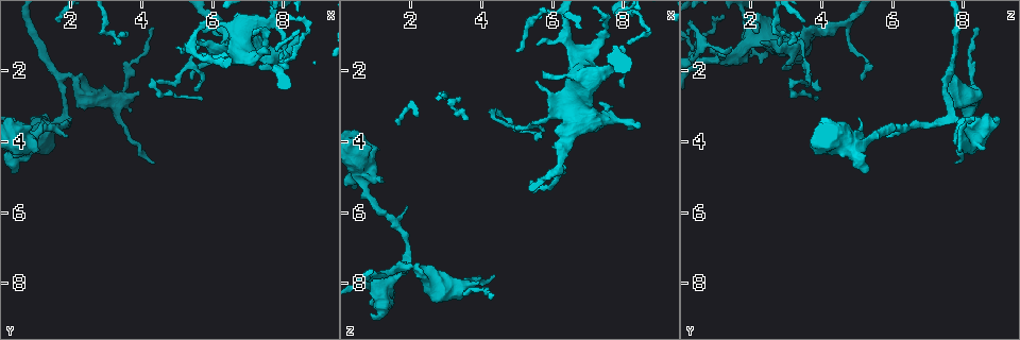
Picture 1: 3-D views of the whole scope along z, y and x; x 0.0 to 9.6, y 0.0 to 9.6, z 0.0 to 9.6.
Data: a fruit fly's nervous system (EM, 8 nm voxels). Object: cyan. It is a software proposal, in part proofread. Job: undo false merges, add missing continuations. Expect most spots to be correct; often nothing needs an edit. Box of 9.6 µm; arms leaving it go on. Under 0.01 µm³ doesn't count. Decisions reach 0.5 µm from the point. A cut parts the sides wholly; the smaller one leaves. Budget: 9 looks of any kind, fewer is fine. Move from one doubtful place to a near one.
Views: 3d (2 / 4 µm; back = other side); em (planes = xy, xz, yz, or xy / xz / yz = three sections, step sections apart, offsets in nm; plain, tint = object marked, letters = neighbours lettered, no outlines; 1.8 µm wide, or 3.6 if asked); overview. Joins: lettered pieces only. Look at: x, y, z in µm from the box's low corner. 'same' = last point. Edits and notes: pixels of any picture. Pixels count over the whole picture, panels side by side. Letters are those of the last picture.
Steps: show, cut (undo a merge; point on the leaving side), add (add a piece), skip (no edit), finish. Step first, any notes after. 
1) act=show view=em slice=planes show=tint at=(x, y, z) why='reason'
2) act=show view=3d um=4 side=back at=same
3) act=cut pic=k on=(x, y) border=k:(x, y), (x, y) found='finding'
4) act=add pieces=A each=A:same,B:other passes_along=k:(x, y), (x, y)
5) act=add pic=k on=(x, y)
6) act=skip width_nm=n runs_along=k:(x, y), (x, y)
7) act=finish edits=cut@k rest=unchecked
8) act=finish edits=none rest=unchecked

act=show view=em um=3.6 slice=planes show=letters at=(7.20, 0.65, 2.10) why='four-way junction'

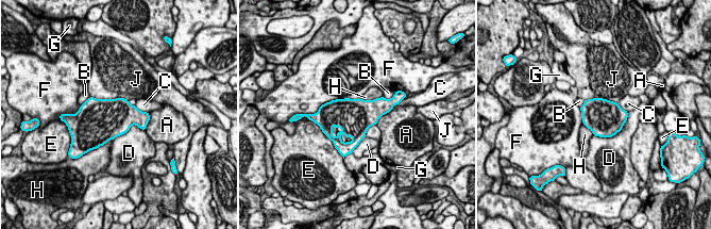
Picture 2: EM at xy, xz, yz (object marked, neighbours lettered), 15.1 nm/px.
act=skip width_nm=550 each=A:other,B:other,C:other,D:other,E:other,F:other,G:other,H:other,J:other border=2:(382, 96), (375, 99), (360, 98) found='all the same neuron'

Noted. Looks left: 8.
act=show view=3d um=2 at=(8.45, 1.05, 3.55) why='branch stops here'

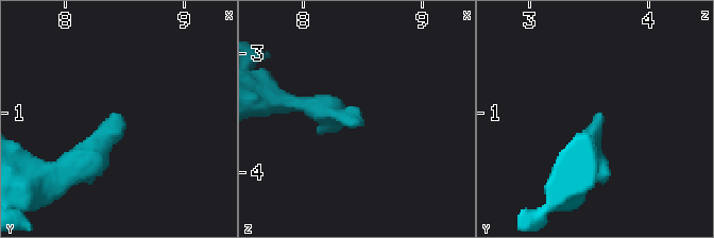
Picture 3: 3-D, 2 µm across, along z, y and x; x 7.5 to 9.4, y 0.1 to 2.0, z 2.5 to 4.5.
act=show view=em slice=xz step=4 show=letters at=(8.46, 1.02, 3.58) why='shape alone is not enough'

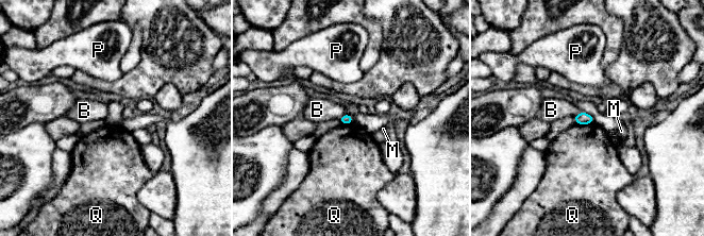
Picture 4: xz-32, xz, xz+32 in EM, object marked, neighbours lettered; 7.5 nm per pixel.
act=show view=em slice=planes show=letters at=same why='cut it another way'

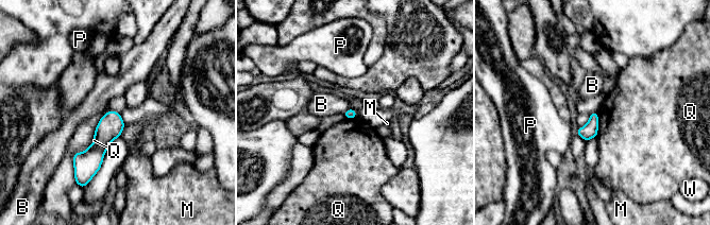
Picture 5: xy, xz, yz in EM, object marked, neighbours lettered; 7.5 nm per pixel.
act=skip each=B:other,M:other,P:other,Q:other,W:other border=5:(596, 111), (597, 136) found='none of them fits'

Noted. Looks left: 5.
act=show view=3d um=4 at=(6.40, 0.80, 3.90) why='calibre changes'

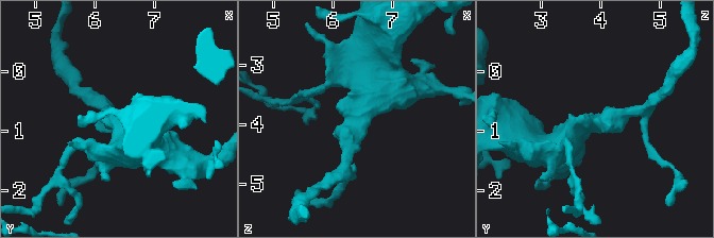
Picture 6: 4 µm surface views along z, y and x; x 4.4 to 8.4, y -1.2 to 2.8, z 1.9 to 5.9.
act=show view=em slice=planes show=tint at=(6.45, 0.85, 3.90)

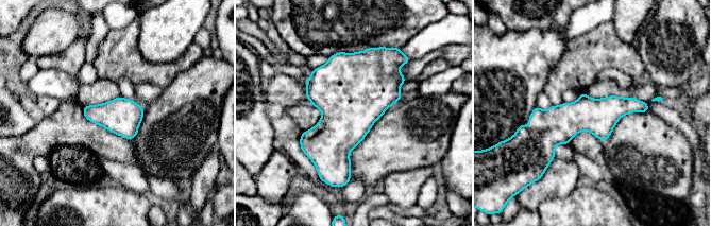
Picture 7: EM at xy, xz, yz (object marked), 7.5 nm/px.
act=show view=em slice=planes show=letters at=same

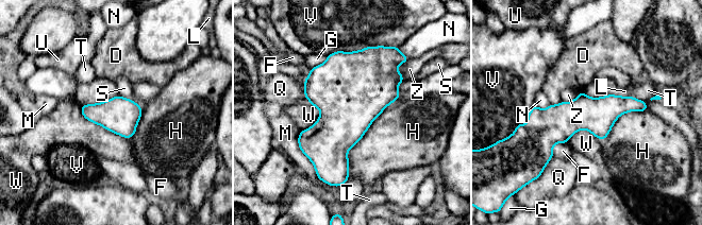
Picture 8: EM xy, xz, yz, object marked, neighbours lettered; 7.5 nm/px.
act=skip each=D:other,F:other,G:other,H:other,L:other,M:other,N:other,Q:other,S:other,T:other,U:other,V:other,W:other,Z:other runs_along=8:(644, 103), (529, 130) found='all the same neuron'

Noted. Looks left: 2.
act=show view=em slice=yz step=4 show=letters at=(3.60, 0.90, 3.45) why='thin end'

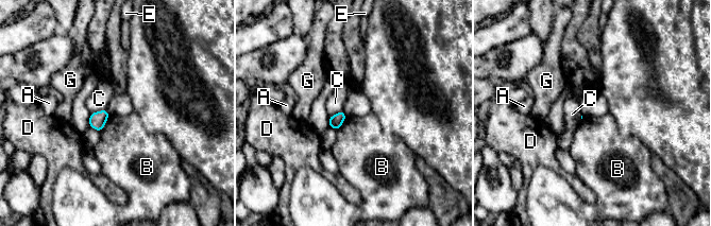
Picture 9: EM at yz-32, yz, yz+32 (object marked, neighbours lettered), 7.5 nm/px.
act=show view=em slice=planes show=letters at=same

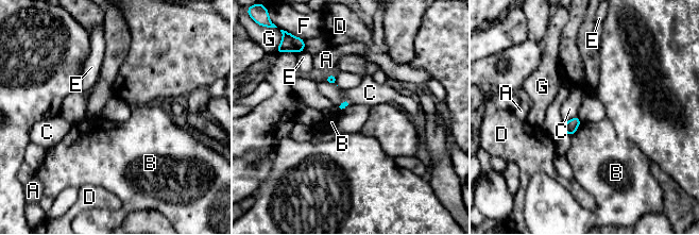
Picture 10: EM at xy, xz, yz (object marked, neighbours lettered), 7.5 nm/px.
act=skip each=A:other,B:other,C:other,D:other,E:other,F:other,G:other border=10:(581, 122), (570, 135) found='none of them fits'

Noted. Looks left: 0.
act=finish edits=none rest=unchecked

